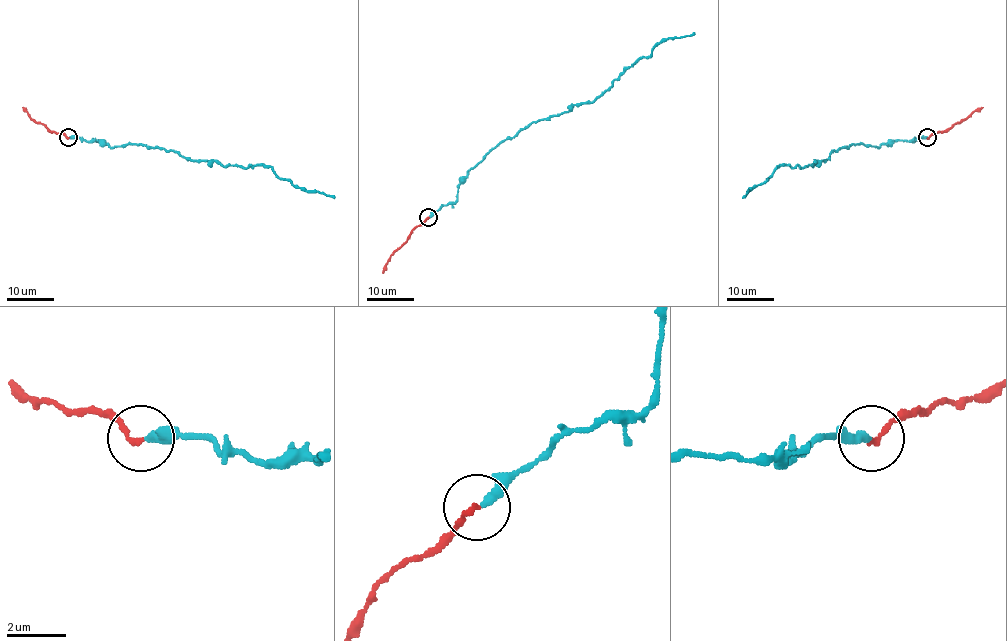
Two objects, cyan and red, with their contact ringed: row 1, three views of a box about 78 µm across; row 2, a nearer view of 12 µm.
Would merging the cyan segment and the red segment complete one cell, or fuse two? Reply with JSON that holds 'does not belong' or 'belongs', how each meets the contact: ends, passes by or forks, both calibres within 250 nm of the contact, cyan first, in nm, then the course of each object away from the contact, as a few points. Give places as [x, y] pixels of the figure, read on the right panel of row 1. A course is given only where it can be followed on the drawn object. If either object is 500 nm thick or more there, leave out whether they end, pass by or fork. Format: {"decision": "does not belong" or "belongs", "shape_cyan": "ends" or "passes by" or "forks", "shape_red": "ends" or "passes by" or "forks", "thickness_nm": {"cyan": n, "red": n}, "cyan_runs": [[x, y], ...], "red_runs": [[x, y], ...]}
{"decision": "belongs", "shape_cyan": "ends", "shape_red": "ends", "thickness_nm": {"cyan": 280, "red": 170}, "cyan_runs": [[928, 138], [890, 140], [879, 147], [853, 144], [813, 166], [777, 166], [744, 197]], "red_runs": [[928, 138], [948, 131], [982, 107]]}

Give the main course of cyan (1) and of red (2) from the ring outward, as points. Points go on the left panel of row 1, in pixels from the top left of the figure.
1: (69, 138), (102, 140), (111, 147), (160, 147), (224, 166), (270, 166), (298, 187), (335, 197)
2: (68, 138), (37, 123), (23, 107)

